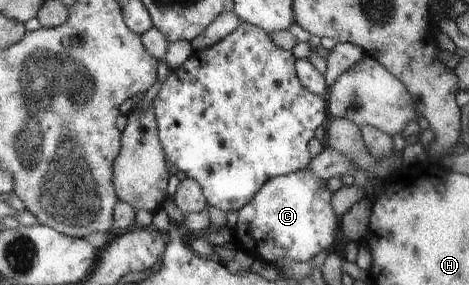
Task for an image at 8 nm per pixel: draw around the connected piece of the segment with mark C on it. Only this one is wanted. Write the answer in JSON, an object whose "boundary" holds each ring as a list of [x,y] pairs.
{"boundary":[[[301,169],[272,176],[257,189],[257,192],[253,193],[253,198],[245,206],[236,210],[237,224],[230,228],[233,235],[232,242],[236,249],[245,250],[251,257],[263,263],[273,264],[279,258],[293,260],[293,262],[308,261],[319,250],[325,250],[335,242],[339,219],[331,208],[331,196],[327,184],[317,176],[313,176],[309,170]]]}

